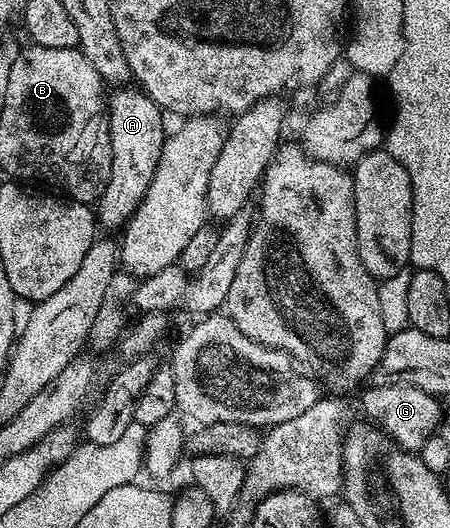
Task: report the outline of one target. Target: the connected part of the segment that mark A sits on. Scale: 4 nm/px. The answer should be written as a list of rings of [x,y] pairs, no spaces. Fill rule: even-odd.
[[[120,86],[113,92],[116,93],[113,96],[111,93],[106,100],[106,119],[112,151],[110,178],[94,211],[101,229],[120,230],[131,220],[140,203],[144,201],[144,195],[158,166],[158,158],[162,154],[166,131],[164,132],[165,117],[162,115],[162,109],[145,92],[132,86]]]

